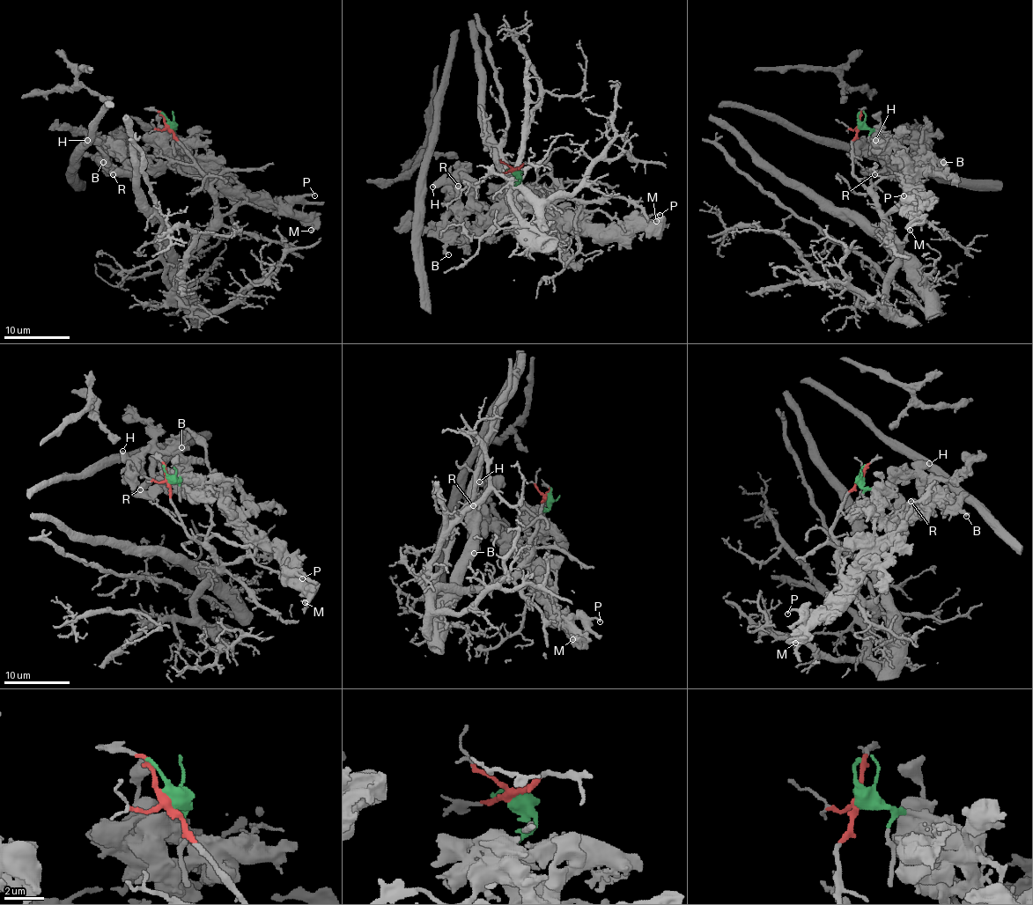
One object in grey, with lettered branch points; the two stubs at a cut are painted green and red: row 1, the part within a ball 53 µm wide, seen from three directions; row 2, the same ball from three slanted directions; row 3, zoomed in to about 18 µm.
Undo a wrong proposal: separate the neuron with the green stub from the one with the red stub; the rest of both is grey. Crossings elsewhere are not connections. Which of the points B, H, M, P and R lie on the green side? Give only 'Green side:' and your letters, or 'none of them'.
Green side: B, H, M, P, R

